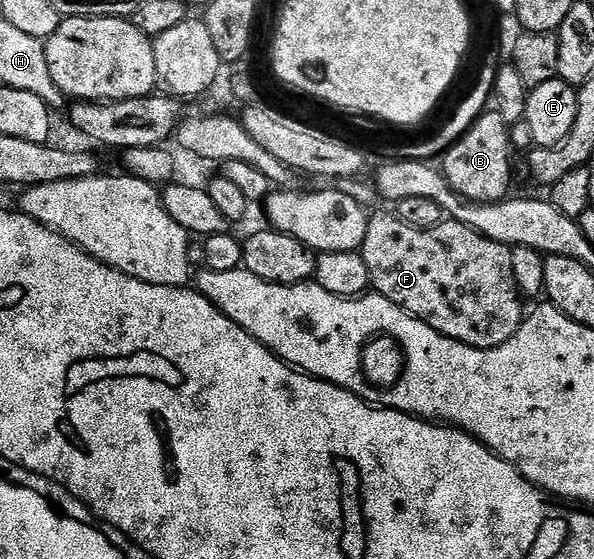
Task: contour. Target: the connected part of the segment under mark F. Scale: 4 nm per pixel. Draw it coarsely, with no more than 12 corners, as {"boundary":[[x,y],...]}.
{"boundary":[[367,220],[373,292],[472,348],[524,320],[511,246]]}

